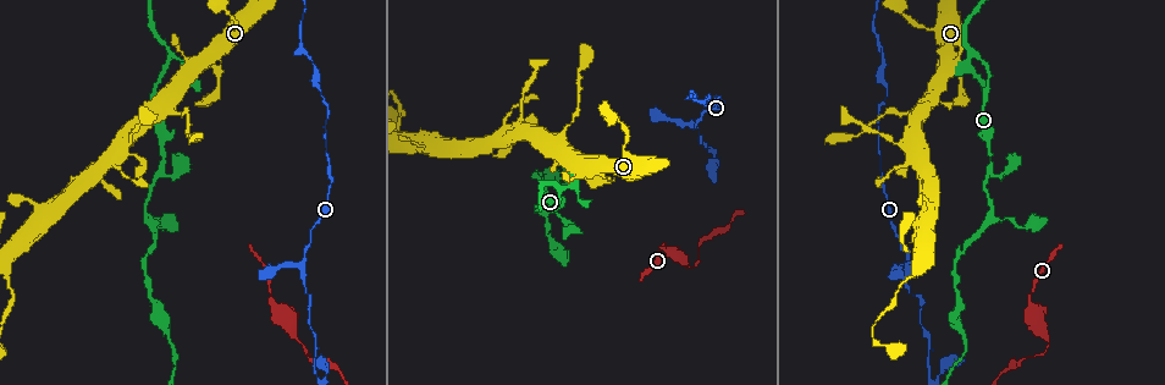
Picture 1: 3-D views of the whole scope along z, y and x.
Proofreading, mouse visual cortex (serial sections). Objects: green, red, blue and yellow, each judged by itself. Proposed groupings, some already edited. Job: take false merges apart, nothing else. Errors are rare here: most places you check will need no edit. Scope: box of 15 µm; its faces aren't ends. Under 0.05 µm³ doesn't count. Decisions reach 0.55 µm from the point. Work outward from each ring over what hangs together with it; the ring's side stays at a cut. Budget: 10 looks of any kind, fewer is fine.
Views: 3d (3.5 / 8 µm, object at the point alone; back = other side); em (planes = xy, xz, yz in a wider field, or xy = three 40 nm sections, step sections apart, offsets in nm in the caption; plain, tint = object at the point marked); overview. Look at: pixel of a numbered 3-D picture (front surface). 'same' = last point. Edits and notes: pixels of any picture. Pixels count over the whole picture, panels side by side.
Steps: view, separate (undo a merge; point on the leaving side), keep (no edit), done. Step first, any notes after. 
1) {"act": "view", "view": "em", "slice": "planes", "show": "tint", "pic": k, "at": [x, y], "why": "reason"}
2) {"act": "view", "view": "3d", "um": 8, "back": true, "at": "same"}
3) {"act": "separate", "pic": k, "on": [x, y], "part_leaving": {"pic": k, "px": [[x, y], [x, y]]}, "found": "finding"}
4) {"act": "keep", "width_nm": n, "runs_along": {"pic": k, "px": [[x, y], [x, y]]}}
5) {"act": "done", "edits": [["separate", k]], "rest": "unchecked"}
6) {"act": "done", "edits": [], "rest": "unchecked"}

{"act": "view", "view": "3d", "um": 3.5, "pic": 1, "at": [182, 169], "why": "sharp bend"}

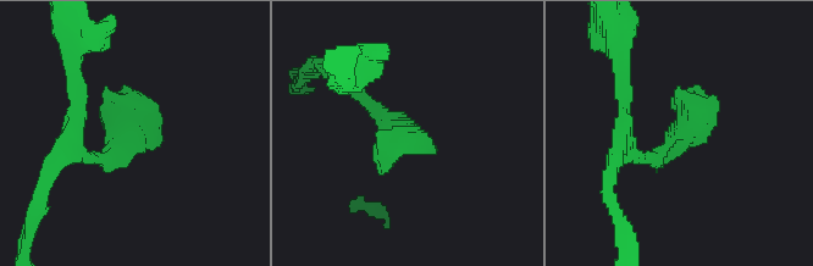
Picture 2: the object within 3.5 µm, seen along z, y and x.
{"act": "view", "view": "em", "slice": "xy", "step": 5, "show": "tint", "pic": 2, "at": [130, 132]}

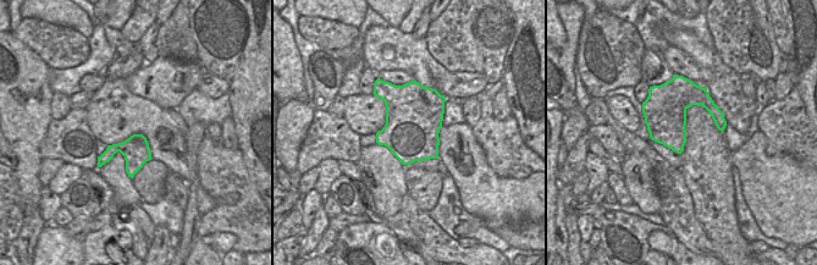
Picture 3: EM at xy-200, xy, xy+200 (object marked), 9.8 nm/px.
{"act": "keep", "runs_along": {"pic": 2, "px": [[637, 156], [685, 129], [679, 89]]}, "found": "continuous, no second cell"}

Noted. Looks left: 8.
{"act": "view", "view": "3d", "um": 8, "pic": 1, "at": [166, 108], "why": "small branch off a trunk"}

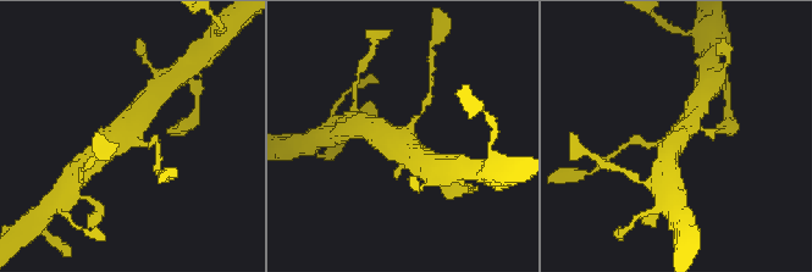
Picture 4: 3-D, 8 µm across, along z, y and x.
{"act": "view", "view": "3d", "um": 3.5, "pic": 4, "at": [403, 136], "why": "closer look"}

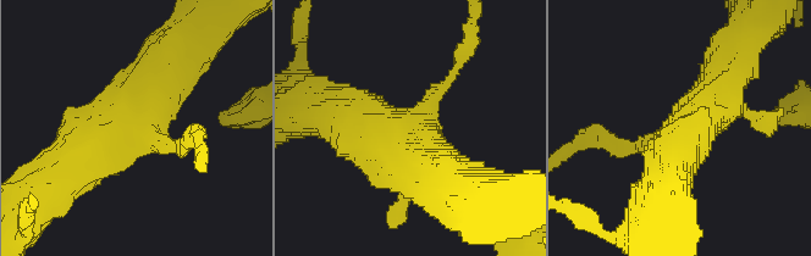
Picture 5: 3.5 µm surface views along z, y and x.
{"act": "keep", "runs_along": {"pic": 5, "px": [[166, 62], [58, 178]]}, "found": "continuous, no second cell"}

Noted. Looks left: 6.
{"act": "view", "view": "3d", "um": 8, "pic": 1, "at": [168, 56], "why": "three-way junction"}

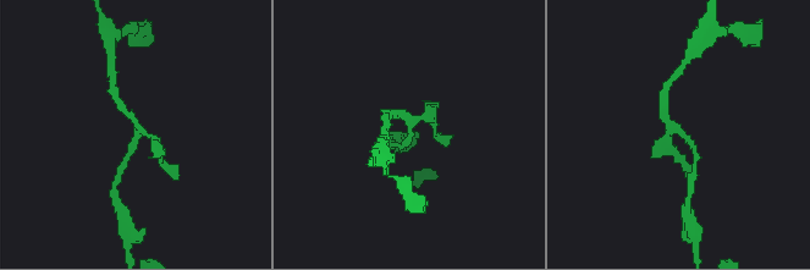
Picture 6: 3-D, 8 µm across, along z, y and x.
{"act": "view", "view": "em", "slice": "xy", "step": 1, "show": "tint", "pic": 6, "at": [412, 128], "why": "shape alone is not enough"}

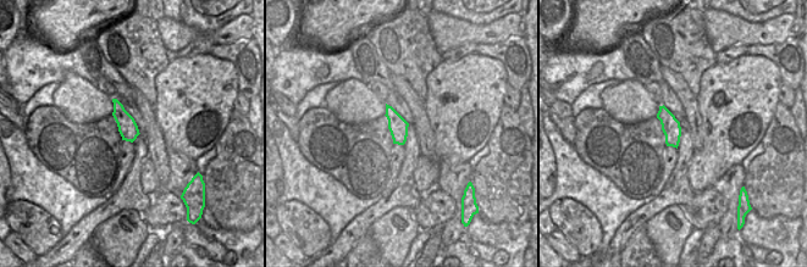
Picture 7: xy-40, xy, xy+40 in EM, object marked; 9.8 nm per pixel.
{"act": "keep", "width_nm": 190, "runs_along": {"pic": 6, "px": [[401, 147], [415, 122], [433, 124]]}, "found": "continuous, no second cell"}

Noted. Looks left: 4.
{"act": "view", "view": "3d", "um": 3.5, "back": true, "pic": 1, "at": [993, 215], "why": "a fork"}

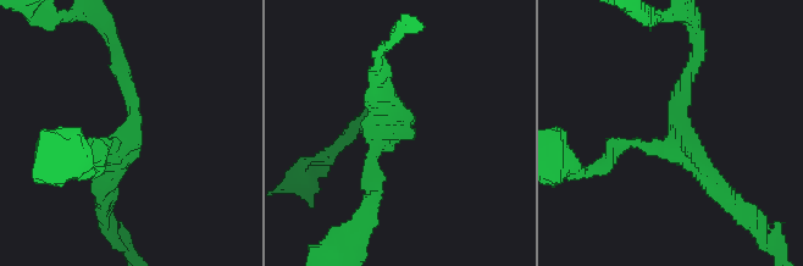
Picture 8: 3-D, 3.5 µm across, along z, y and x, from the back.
{"act": "view", "view": "em", "slice": "xy", "step": 1, "show": "tint", "pic": 8, "at": [404, 131], "arms": 3, "arm_widths_nm": [150, 200, 200]}

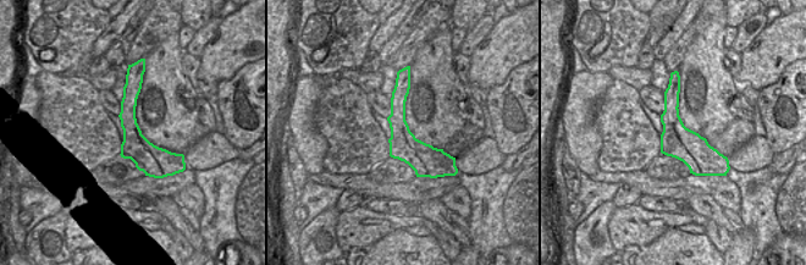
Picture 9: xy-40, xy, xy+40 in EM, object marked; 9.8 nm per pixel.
{"act": "view", "view": "em", "slice": "xy", "step": 3, "show": "tint", "at": "same"}

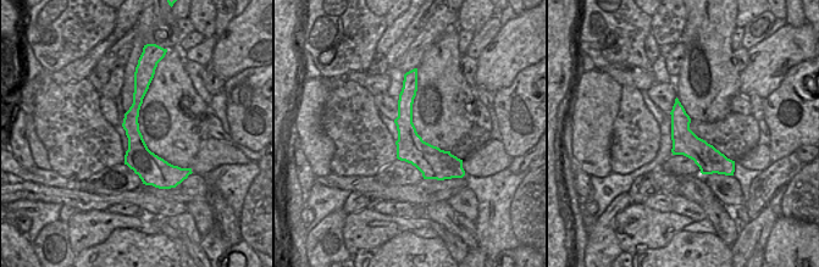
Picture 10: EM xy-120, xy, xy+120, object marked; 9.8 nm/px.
{"act": "keep", "runs_along": {"pic": 8, "px": [[696, 60], [674, 134], [724, 194]]}, "found": "all the same cell"}

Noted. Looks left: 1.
{"act": "done", "edits": [], "rest": "unchecked"}

